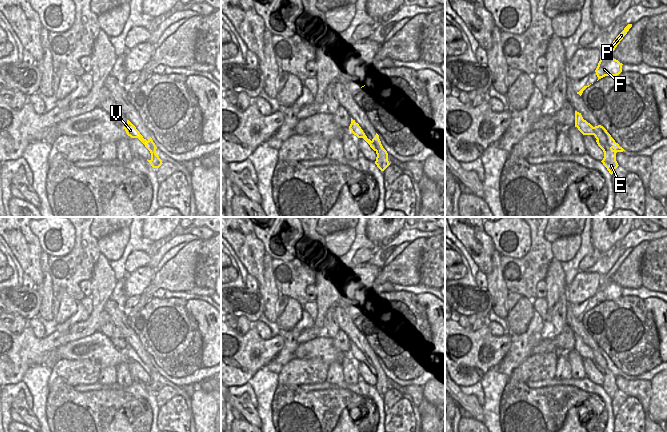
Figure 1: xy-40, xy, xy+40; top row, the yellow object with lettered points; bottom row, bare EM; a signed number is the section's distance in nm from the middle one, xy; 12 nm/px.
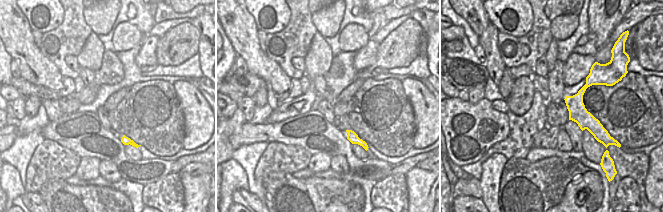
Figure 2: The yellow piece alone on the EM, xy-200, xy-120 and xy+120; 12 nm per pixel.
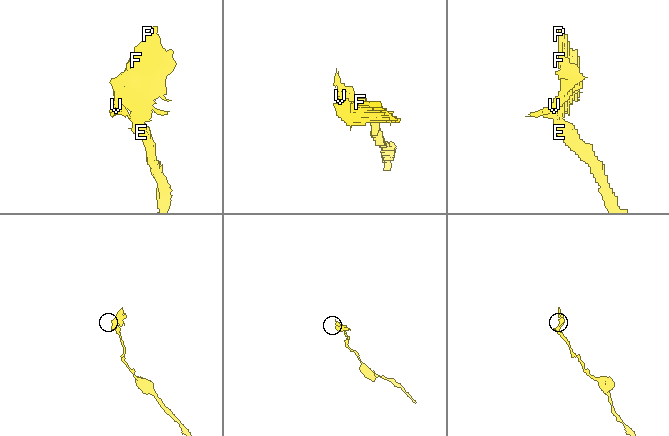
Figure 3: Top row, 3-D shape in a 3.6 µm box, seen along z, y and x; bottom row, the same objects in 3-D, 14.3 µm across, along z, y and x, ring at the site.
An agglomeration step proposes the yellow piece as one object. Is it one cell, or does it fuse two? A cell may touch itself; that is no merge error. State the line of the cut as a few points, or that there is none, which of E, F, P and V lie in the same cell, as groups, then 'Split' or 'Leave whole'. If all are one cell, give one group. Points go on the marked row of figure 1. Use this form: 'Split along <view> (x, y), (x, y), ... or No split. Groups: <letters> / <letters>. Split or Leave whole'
Split along xy+40 (597, 139), (612, 147). Groups: E / F P V. Split

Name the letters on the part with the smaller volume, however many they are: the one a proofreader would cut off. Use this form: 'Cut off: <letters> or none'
Cut off: F, P, V

